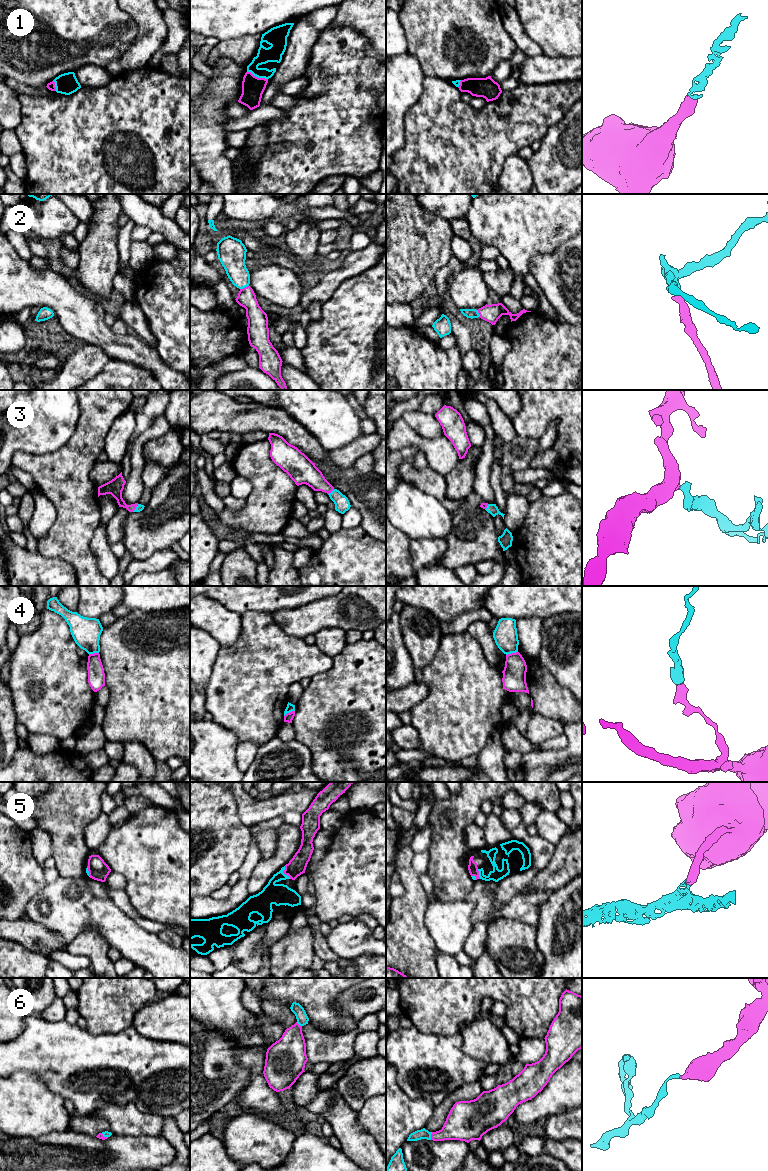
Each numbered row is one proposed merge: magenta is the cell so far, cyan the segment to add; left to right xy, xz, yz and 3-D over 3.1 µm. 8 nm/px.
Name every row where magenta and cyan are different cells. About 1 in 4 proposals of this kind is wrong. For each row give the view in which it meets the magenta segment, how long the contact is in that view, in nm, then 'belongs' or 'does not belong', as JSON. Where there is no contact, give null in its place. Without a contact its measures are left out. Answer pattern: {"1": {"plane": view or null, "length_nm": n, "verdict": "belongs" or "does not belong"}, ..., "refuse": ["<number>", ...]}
{"1": {"plane": "xz", "length_nm": 180, "verdict": "belongs"}, "2": {"plane": "xz", "length_nm": 80, "verdict": "belongs"}, "3": {"plane": "xz", "length_nm": 70, "verdict": "belongs"}, "4": {"plane": "yz", "length_nm": 100, "verdict": "does not belong"}, "5": {"plane": "xz", "length_nm": 120, "verdict": "belongs"}, "6": {"plane": "yz", "length_nm": 70, "verdict": "belongs"}, "refuse": ["4"]}

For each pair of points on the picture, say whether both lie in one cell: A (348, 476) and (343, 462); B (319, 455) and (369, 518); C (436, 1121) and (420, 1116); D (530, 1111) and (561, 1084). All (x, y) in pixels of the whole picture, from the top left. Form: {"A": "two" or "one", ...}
{"A": "two", "B": "two", "C": "two", "D": "one"}

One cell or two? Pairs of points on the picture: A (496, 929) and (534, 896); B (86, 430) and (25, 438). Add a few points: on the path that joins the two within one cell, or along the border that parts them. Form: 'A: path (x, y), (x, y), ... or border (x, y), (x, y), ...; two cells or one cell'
A: border (489, 922), (502, 917), (511, 917), (531, 926); two cells
B: border (79, 409), (79, 418), (74, 433), (58, 450); two cells

